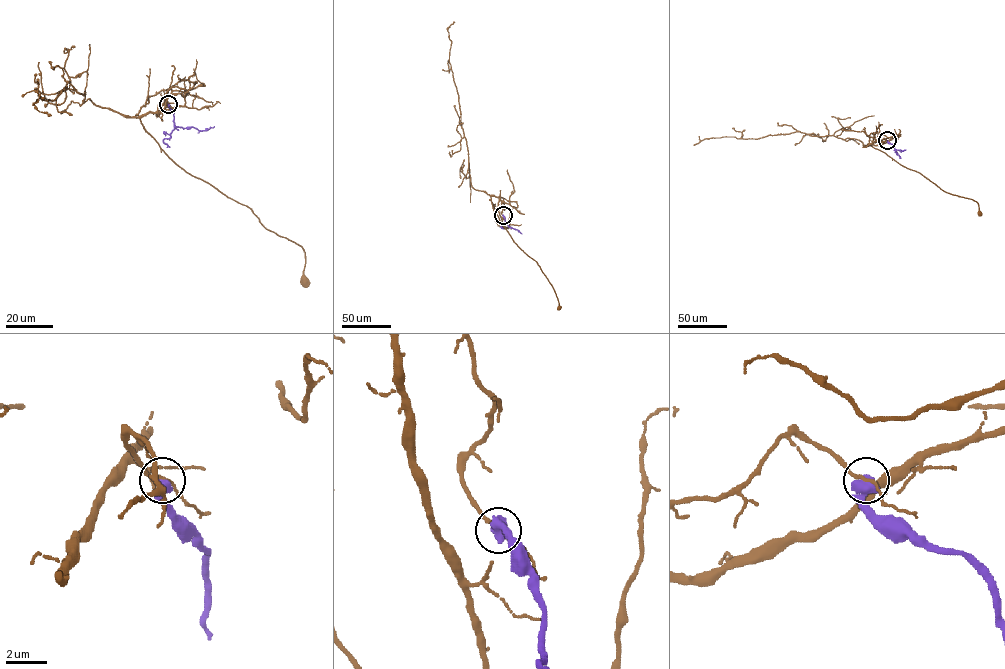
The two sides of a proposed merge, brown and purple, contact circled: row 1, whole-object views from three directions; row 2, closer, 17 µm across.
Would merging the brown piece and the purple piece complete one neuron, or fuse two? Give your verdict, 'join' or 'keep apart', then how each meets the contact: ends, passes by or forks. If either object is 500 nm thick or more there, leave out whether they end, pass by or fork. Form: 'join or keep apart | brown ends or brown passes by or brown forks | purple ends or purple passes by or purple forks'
keep apart

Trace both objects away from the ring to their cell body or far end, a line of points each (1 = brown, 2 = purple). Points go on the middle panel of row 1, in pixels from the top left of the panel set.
1: (503, 215), (501, 200), (491, 196), (494, 212), (513, 242), (540, 267), (554, 290), (559, 307)
2: (503, 215), (509, 227), (522, 234)

